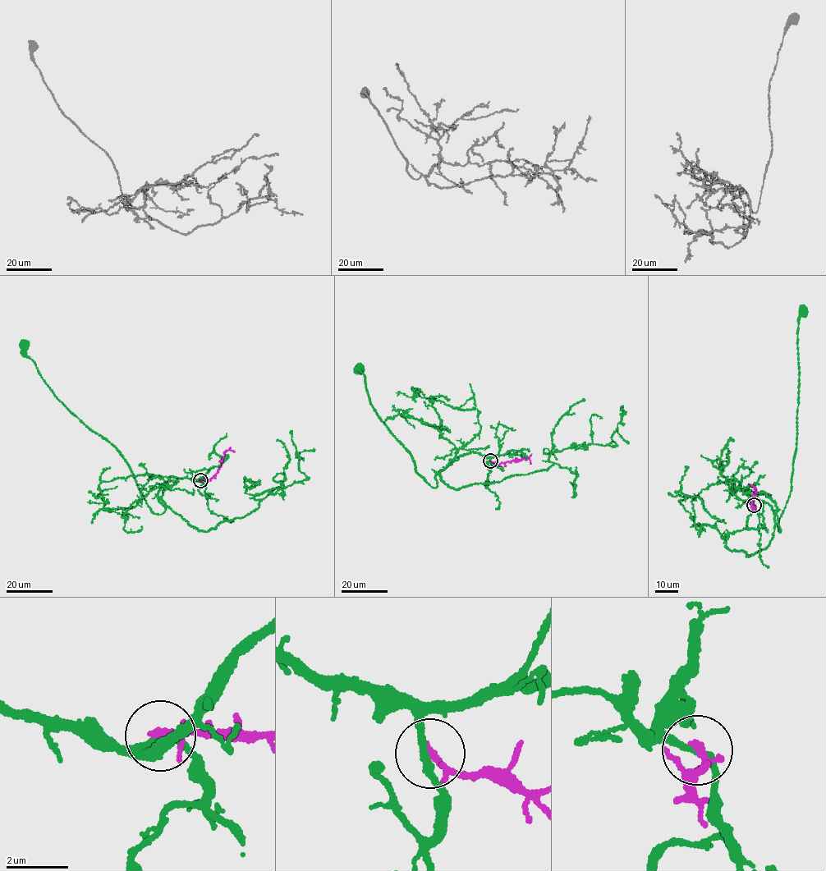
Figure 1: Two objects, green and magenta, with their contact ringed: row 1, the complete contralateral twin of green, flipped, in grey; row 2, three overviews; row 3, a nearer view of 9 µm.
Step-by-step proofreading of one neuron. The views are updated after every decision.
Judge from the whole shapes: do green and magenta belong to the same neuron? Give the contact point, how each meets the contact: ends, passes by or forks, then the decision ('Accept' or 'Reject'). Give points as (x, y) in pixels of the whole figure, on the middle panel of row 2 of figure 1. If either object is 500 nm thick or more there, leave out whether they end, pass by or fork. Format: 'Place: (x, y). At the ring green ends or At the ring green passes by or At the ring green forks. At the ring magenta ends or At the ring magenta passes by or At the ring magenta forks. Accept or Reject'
Place: (490, 460). At the ring green passes by. At the ring magenta passes by. Reject

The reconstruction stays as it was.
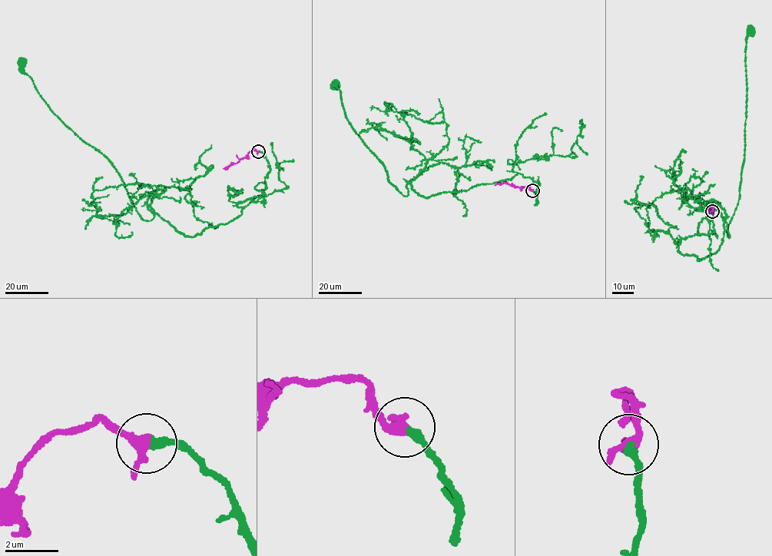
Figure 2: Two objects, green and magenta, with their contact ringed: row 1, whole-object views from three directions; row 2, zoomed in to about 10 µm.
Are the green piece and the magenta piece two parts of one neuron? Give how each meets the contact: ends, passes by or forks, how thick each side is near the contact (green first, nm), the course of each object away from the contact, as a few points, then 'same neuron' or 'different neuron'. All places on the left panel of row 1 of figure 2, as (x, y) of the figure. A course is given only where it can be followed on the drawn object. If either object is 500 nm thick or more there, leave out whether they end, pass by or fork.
green ends there; magenta passes by; 320 nm thick on the green side, 360 nm on the other; green runs (258, 151), (263, 196), (186, 236), (148, 205), (143, 219), (21, 63); magenta runs (258, 151), (251, 150), (236, 163), (223, 168); same neuron

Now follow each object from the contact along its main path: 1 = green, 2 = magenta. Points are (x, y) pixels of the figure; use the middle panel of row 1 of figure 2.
1: (532, 191), (536, 203), (539, 182), (519, 173), (425, 197), (407, 183), (403, 195), (356, 133), (335, 85)
2: (532, 191), (527, 186), (515, 187), (505, 183), (494, 185)

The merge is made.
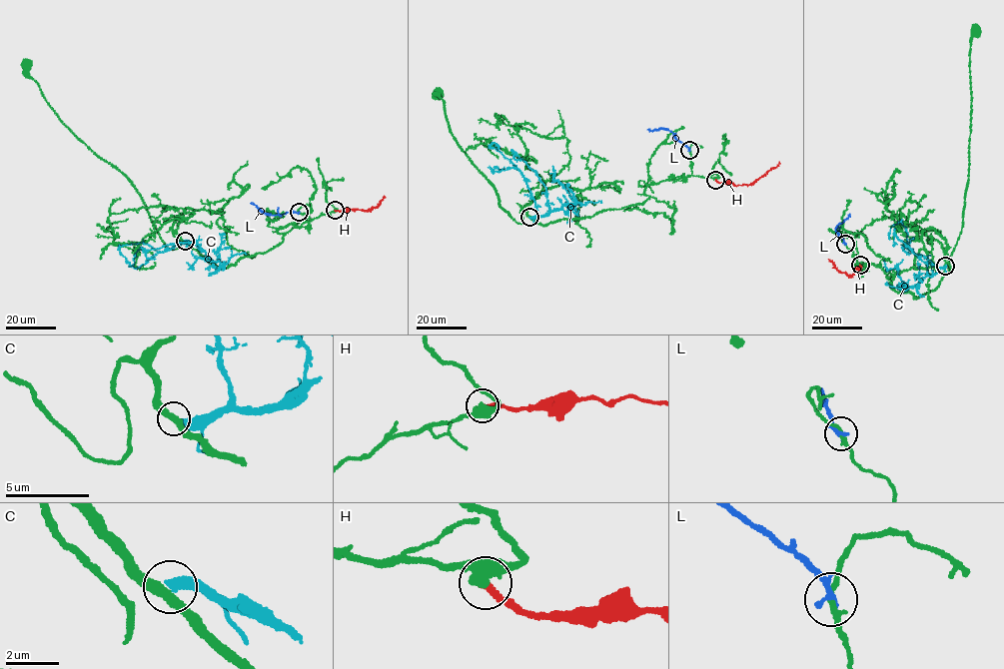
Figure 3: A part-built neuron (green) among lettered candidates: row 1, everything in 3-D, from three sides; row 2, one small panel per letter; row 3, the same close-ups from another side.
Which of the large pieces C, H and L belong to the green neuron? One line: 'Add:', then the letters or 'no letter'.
Add: no letter

